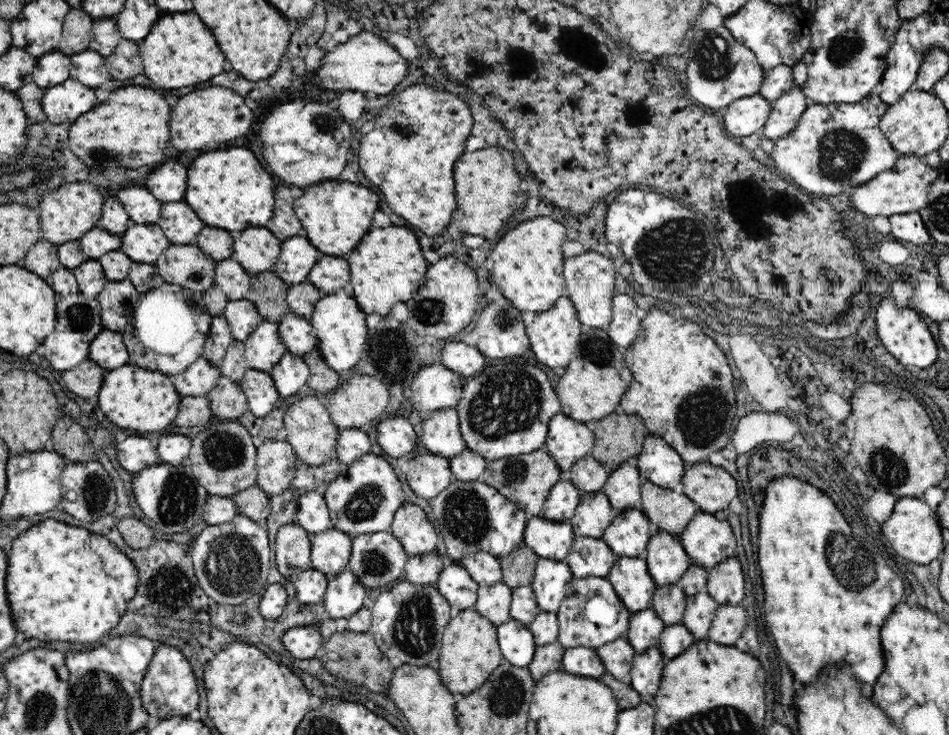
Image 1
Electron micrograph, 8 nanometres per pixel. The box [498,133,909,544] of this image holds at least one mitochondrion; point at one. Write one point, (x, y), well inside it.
(671, 253)

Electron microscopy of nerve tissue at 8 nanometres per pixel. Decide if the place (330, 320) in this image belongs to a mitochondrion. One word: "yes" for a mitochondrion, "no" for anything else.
no

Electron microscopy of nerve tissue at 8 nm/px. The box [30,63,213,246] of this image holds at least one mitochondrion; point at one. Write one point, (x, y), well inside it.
(115, 157)

